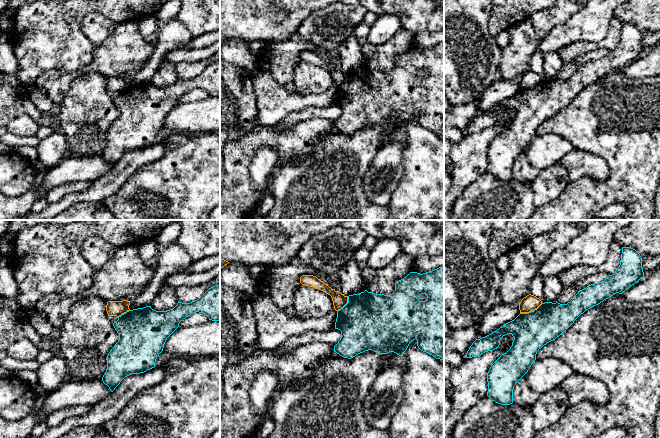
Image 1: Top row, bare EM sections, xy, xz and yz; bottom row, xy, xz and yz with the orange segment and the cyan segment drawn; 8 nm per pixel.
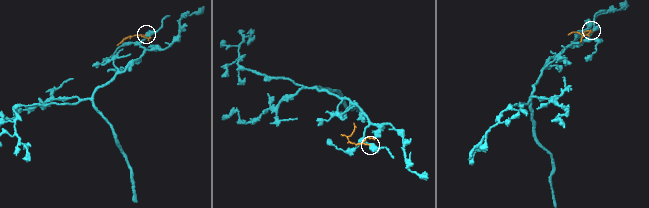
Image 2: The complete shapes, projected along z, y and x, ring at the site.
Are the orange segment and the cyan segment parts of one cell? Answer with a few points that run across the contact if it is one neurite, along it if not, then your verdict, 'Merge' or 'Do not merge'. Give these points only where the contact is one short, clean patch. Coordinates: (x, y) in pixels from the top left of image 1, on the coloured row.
Line: yz (542, 303), (533, 310), (520, 313). Do not merge

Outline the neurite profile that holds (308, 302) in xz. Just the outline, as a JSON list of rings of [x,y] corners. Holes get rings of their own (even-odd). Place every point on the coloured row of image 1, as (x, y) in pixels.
[[[302,284],[294,292],[292,306],[301,318],[322,318],[334,309],[330,295]]]

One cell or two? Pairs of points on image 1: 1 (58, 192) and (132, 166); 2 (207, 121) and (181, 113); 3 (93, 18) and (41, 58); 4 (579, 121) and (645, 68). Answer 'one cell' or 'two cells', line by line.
1: two cells
2: one cell
3: two cells
4: two cells

